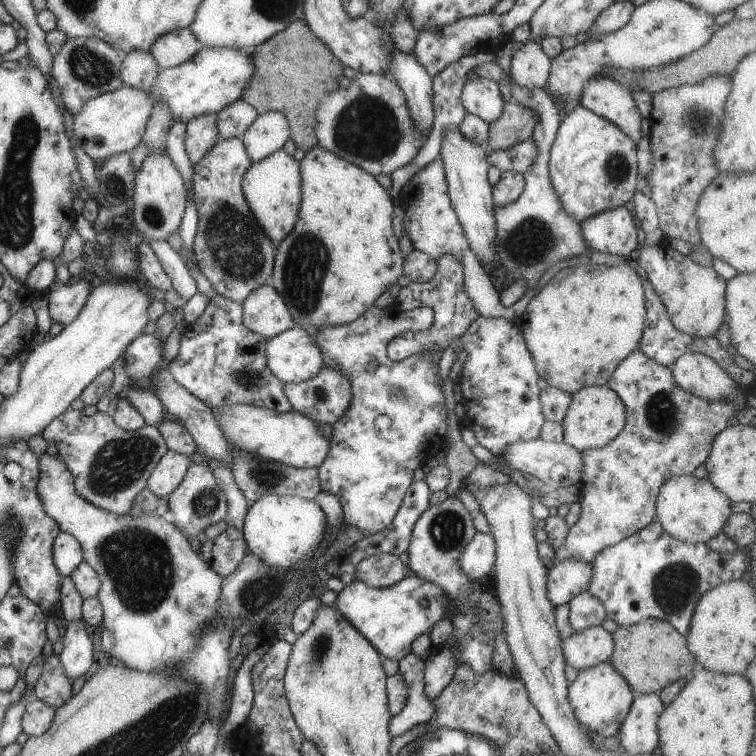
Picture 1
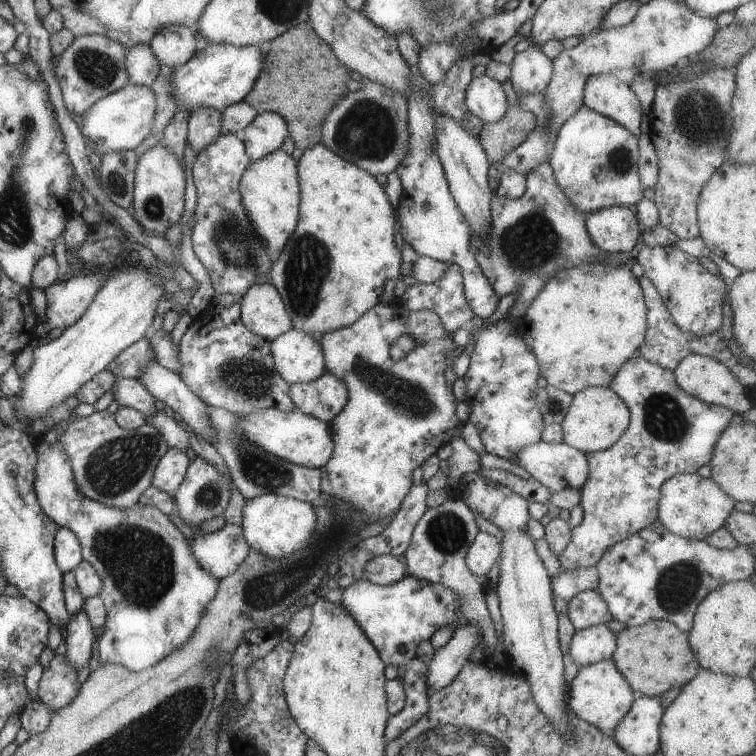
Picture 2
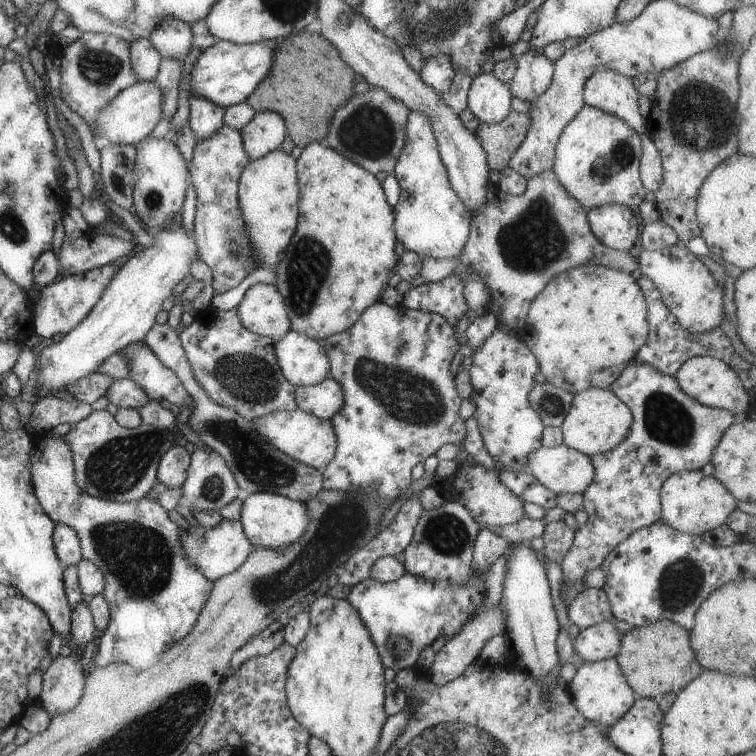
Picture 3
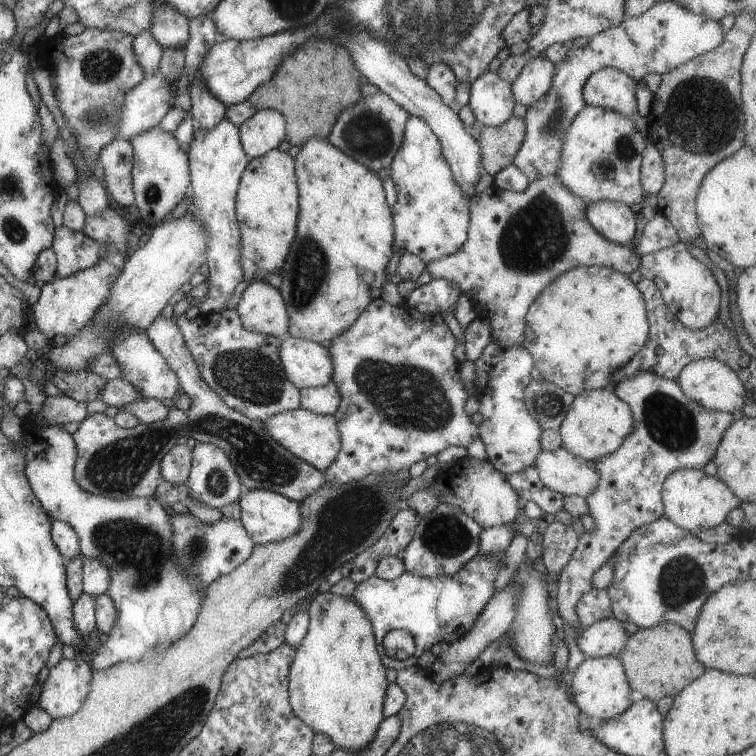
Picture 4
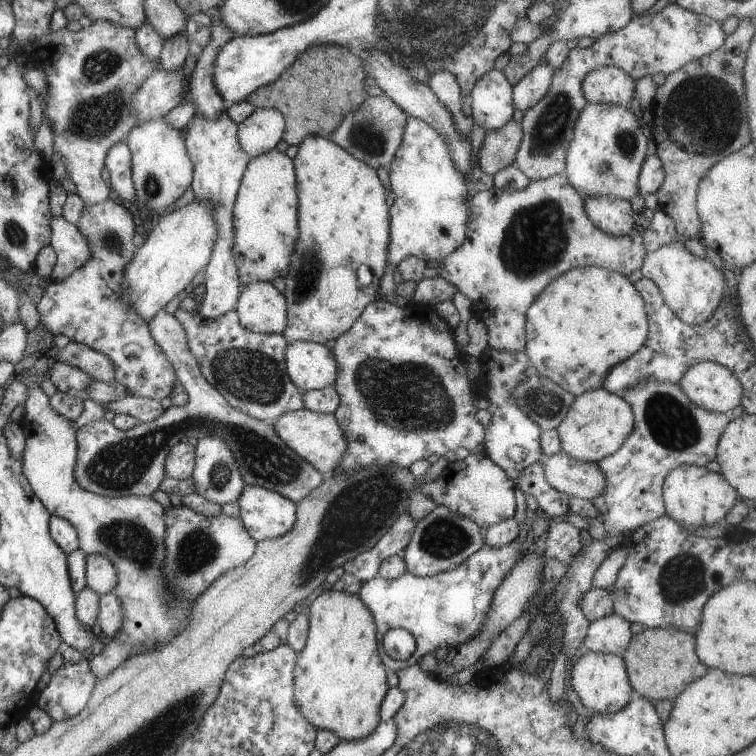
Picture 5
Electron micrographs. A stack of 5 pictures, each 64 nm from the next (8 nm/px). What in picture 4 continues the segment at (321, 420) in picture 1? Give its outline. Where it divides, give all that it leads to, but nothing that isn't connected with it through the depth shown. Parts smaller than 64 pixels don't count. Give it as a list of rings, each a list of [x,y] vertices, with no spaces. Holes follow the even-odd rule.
[[[330,380],[321,387],[299,389],[301,407],[319,415],[334,415],[340,404],[340,391],[337,384]]]

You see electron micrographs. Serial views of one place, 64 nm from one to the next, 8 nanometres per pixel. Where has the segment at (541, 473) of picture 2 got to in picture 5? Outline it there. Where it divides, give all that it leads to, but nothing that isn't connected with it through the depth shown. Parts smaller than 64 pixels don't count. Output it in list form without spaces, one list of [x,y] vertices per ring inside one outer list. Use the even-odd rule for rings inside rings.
[[[560,450],[555,455],[542,455],[547,483],[571,497],[591,501],[605,488],[605,476],[598,463],[576,460]]]

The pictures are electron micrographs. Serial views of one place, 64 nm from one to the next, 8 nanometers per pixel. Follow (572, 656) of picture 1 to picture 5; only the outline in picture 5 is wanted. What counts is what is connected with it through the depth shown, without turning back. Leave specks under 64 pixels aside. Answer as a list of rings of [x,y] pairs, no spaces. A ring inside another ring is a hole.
[[[618,613],[600,617],[590,623],[582,647],[604,654],[623,654],[634,636],[630,624]]]

